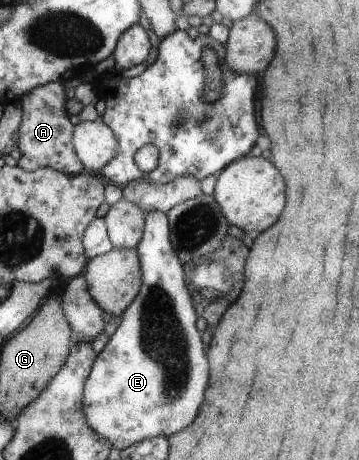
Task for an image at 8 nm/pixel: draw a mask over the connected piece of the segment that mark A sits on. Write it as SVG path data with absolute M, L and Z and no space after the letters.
M61 80L37 86L21 97L22 122L18 129L19 139L16 140L16 147L21 151L17 166L21 169L32 172L39 168L51 168L77 175L84 171L72 142L75 126L69 120L70 114L65 106L68 99L68 90Z

